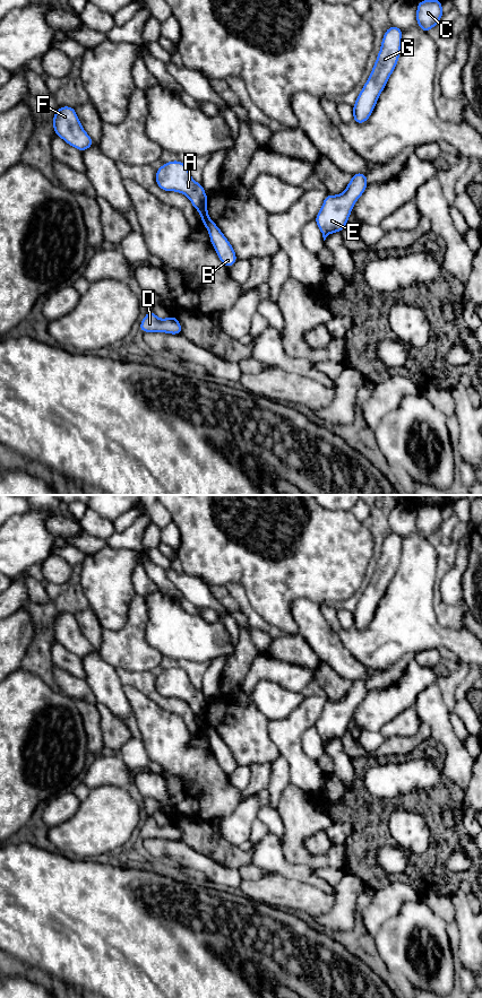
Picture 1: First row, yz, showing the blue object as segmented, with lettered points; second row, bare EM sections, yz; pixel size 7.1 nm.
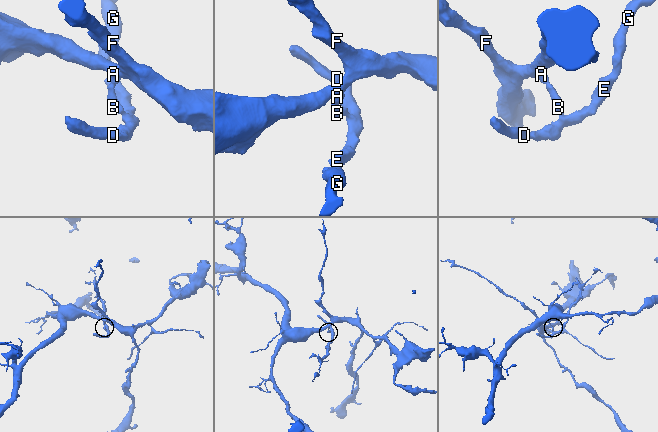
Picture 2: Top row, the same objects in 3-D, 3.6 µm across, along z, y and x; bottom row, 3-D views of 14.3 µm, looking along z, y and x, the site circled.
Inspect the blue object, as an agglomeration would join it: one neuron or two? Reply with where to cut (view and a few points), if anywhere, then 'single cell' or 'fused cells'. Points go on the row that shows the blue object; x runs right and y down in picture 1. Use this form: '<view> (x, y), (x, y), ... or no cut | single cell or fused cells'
yz (206, 205), (198, 209) | fused cells

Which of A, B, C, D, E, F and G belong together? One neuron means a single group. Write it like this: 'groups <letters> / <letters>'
groups A F / B C D E G

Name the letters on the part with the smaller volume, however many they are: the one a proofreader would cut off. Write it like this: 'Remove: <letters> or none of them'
Remove: B, C, D, E, G

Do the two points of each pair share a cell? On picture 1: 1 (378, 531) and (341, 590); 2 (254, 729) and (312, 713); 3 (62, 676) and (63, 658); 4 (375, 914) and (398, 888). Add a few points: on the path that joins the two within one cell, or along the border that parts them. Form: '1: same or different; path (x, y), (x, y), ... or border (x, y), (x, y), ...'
1: different; border (361, 522), (372, 538), (372, 555), (368, 566)
2: different; border (268, 721), (268, 736), (277, 751)
3: different; border (53, 664), (74, 676), (85, 679)
4: same; path (381, 908), (394, 895)

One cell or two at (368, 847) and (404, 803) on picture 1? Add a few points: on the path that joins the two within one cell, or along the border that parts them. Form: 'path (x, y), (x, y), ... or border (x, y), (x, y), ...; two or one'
path (370, 833), (370, 827), (390, 807); one

